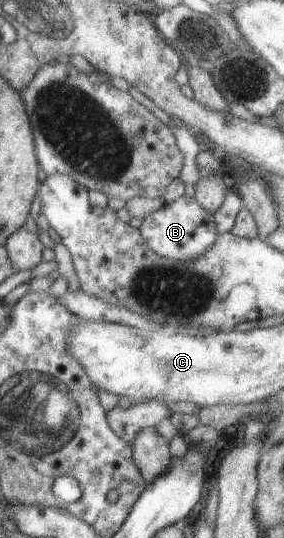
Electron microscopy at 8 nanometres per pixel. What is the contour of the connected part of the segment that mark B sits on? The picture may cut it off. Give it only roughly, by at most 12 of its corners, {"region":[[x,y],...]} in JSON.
{"region":[[186,195],[148,213],[138,230],[173,261],[201,255],[218,233]]}

